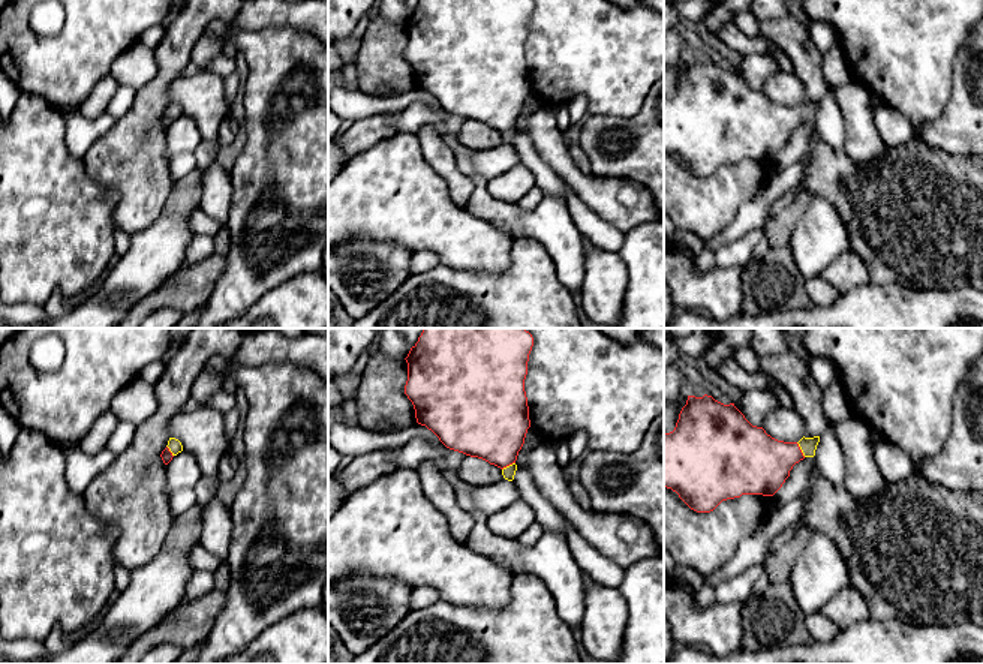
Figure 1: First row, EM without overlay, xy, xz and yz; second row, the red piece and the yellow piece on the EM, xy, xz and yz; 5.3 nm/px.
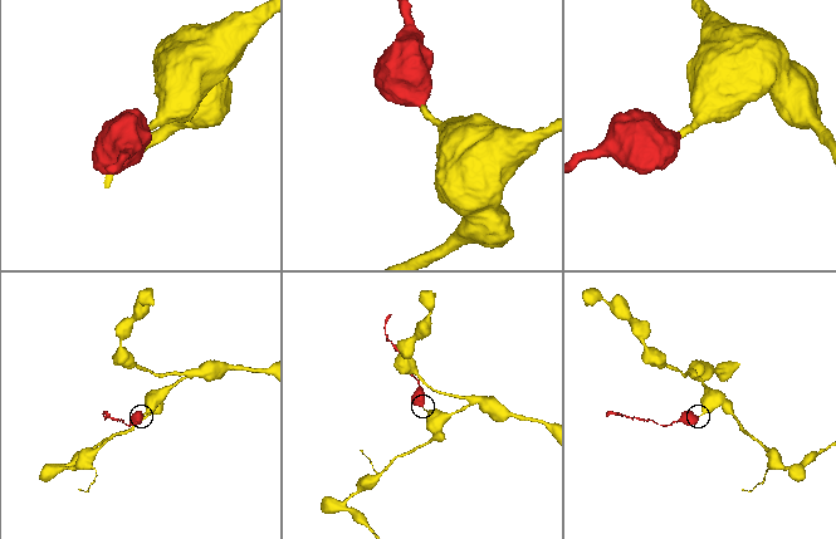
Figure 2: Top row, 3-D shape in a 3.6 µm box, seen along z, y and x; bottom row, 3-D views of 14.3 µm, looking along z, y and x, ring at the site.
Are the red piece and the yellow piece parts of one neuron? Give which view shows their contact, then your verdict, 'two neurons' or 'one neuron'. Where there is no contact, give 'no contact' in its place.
yz | one neuron

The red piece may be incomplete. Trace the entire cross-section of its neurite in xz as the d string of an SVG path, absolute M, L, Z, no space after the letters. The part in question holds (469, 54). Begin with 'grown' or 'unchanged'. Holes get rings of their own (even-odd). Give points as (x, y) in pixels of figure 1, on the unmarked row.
grown; M420 0L405 22L405 58L414 69L417 87L432 94L447 112L483 123L512 145L515 124L530 91L524 43L532 10L532 0Z

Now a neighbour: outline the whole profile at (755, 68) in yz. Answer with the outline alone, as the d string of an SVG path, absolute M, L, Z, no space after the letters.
M748 54L734 70L752 90L763 91L766 79L781 69L770 54Z

